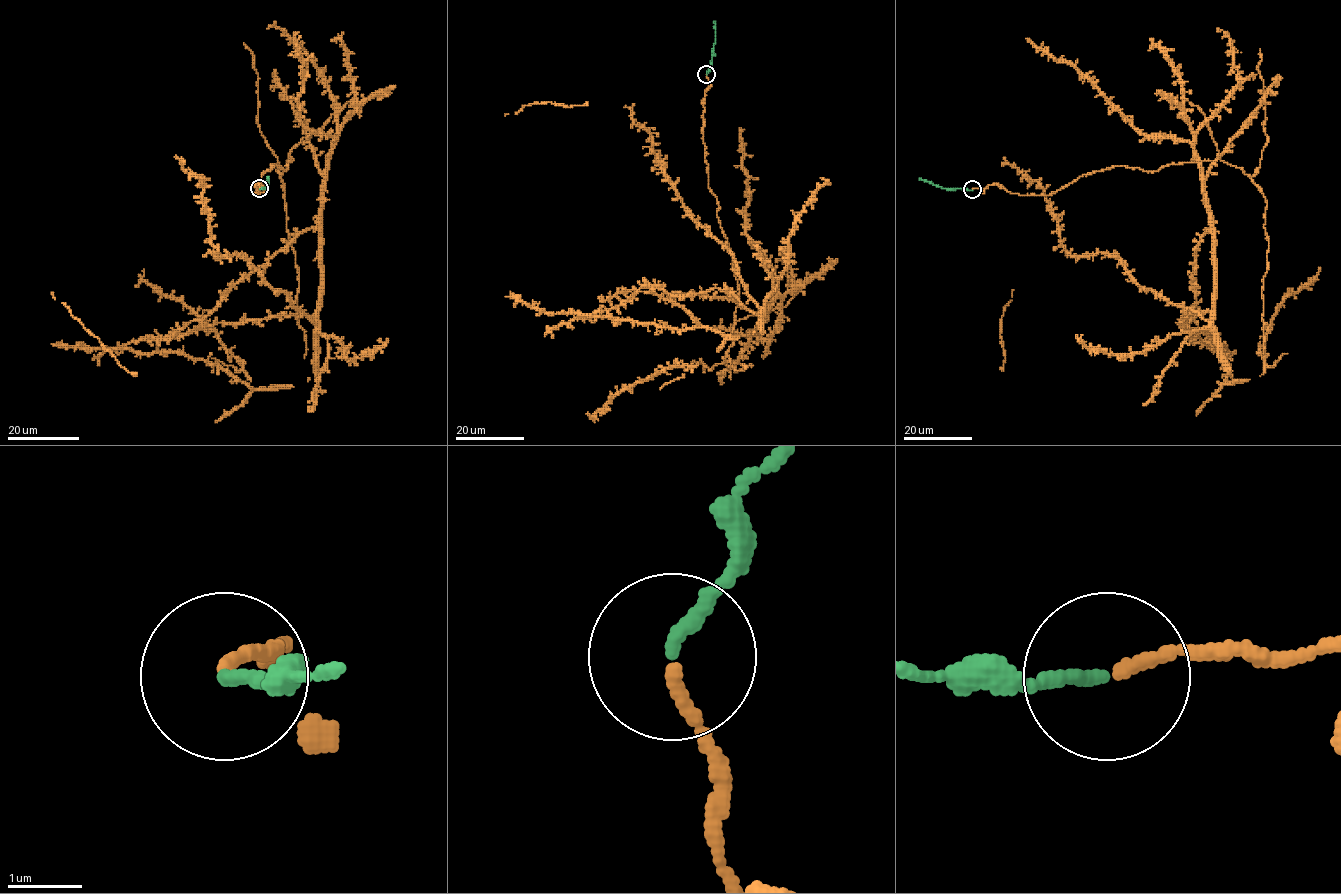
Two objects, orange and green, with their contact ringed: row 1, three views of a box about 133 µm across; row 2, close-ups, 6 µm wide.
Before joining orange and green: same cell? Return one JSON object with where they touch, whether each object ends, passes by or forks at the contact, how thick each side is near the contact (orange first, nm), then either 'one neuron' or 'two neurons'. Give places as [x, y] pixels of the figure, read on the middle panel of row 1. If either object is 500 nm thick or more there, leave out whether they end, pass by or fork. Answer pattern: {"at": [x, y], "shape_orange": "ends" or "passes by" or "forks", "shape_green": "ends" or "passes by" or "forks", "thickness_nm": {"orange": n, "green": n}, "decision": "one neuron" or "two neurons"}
{"at": [706, 74], "shape_orange": "ends", "shape_green": "ends", "thickness_nm": {"orange": 160, "green": 170}, "decision": "one neuron"}

